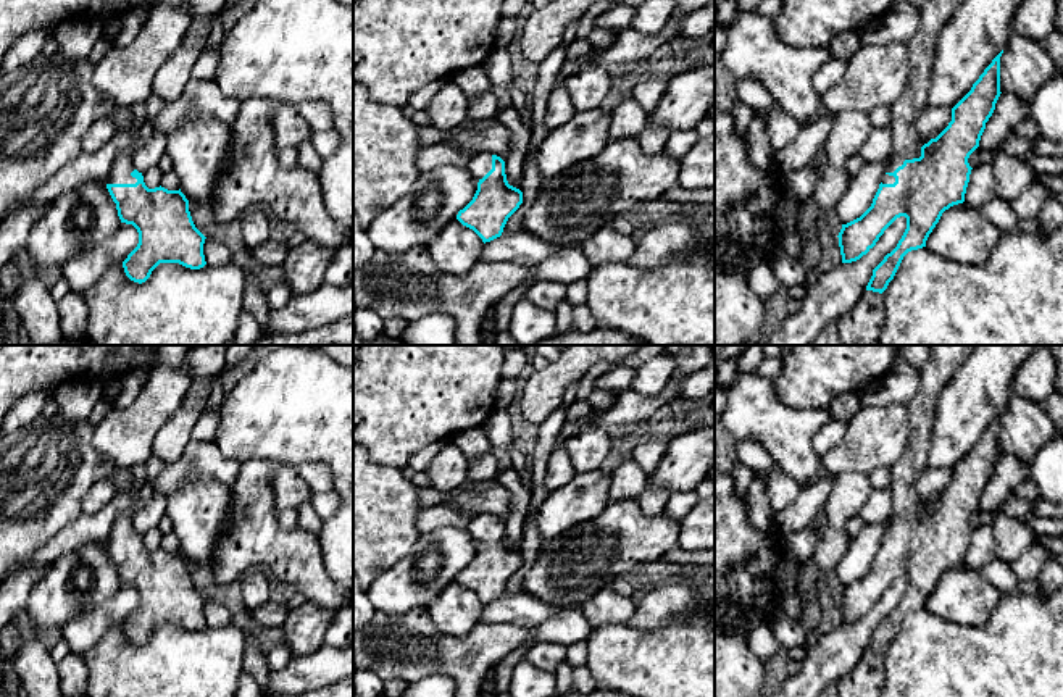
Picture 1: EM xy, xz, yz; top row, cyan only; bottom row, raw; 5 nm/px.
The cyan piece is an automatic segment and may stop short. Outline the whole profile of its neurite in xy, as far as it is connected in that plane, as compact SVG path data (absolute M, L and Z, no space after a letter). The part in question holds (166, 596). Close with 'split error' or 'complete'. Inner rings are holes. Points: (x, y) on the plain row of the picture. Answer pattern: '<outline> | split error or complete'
M131 513L115 521L105 544L121 584L132 586L139 594L137 608L123 623L131 642L145 644L160 624L179 624L190 631L206 626L206 599L195 589L181 550L148 550L134 529Z | split error

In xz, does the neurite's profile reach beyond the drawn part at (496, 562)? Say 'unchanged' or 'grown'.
grown

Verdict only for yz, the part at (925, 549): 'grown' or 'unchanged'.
grown

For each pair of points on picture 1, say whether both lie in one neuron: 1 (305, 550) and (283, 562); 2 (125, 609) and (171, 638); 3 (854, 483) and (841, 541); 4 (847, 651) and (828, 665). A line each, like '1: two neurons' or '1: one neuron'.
1: one neuron
2: two neurons
3: one neuron
4: one neuron

